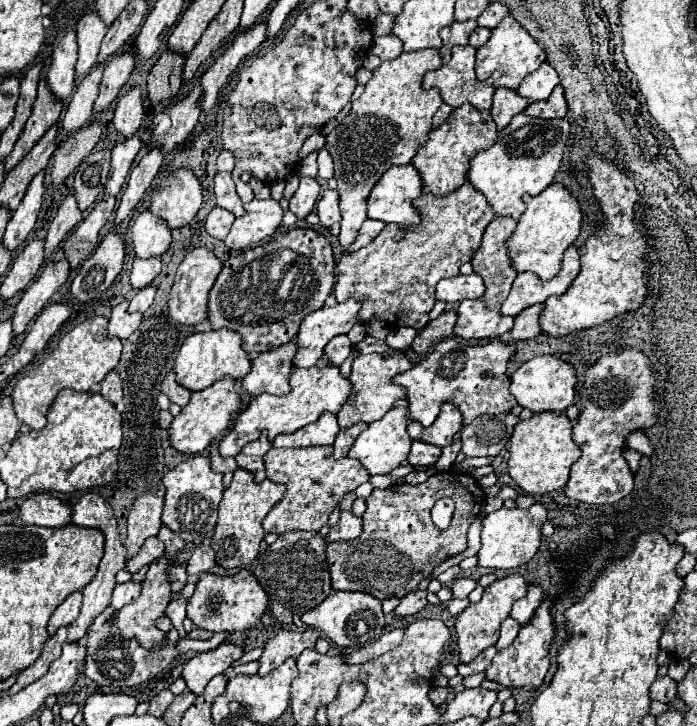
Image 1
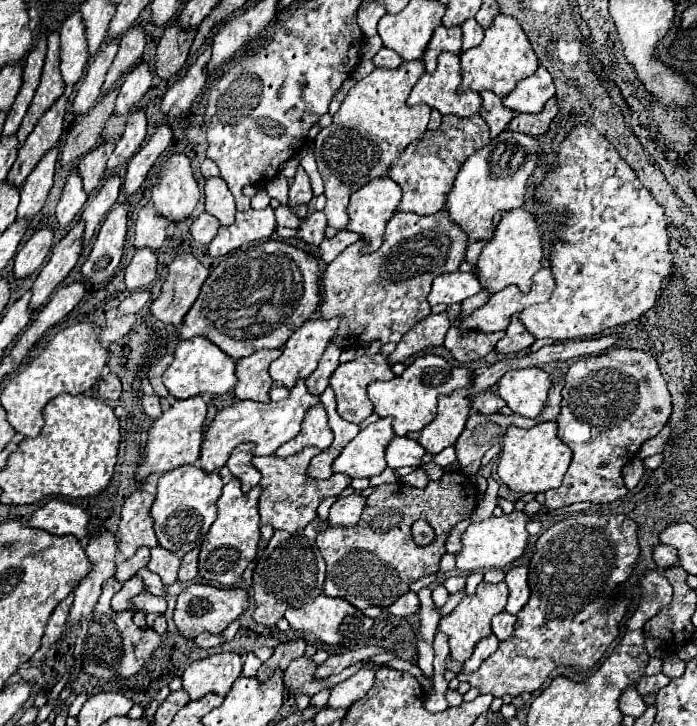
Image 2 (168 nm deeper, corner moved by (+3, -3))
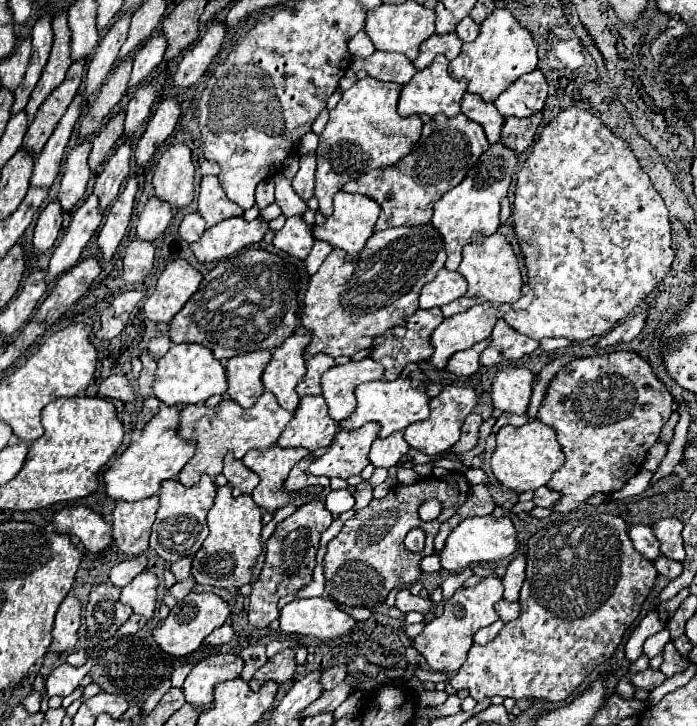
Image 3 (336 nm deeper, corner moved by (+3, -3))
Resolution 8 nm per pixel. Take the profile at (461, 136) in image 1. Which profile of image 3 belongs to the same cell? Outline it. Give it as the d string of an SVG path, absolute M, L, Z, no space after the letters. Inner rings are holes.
M457 114L455 118L435 116L431 124L423 126L421 140L407 156L403 156L393 166L373 170L361 176L359 180L345 184L343 190L369 196L381 204L381 216L377 220L375 230L385 230L401 224L427 224L433 216L433 204L467 176L467 172L473 168L473 164L487 148L489 142L481 124L467 120L467 116L463 114Z

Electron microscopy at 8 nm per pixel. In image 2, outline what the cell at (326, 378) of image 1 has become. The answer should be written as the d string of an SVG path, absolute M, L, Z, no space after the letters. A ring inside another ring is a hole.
M299 380L297 386L292 389L273 385L269 390L269 404L251 402L251 400L235 400L233 404L217 410L215 420L209 424L209 428L203 432L203 444L201 444L201 456L199 466L211 474L225 466L231 450L241 442L253 442L253 456L269 456L275 454L275 450L289 442L293 436L297 436L301 422L305 418L305 412L319 402L319 396L313 396L305 388L305 380Z

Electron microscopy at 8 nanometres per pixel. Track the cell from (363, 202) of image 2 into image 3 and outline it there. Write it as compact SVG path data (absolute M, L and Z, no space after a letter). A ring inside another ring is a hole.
M337 192L333 196L333 206L335 206L333 216L329 216L323 226L315 226L315 230L313 230L315 238L329 242L333 248L345 250L349 260L353 260L363 250L367 238L375 232L375 222L381 214L381 206L375 200L371 200L369 196L349 194L349 192Z

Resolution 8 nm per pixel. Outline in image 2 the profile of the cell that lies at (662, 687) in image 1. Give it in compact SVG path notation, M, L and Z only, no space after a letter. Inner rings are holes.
M655 674L655 676L643 676L637 684L637 692L639 694L647 694L647 692L657 692L661 690L665 684L669 682L669 678L665 674Z

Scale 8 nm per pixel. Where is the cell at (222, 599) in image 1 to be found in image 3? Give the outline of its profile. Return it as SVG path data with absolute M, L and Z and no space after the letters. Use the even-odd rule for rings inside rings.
M191 592L171 608L169 616L161 622L159 628L155 628L153 636L163 652L173 656L185 656L195 652L215 628L223 626L229 620L229 616L231 616L231 606L215 592Z

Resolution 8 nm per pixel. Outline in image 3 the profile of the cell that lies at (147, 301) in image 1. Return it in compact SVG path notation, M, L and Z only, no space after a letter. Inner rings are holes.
M129 290L129 292L119 294L119 296L113 300L113 308L115 308L117 314L131 312L143 298L145 298L145 292L143 292L143 290Z

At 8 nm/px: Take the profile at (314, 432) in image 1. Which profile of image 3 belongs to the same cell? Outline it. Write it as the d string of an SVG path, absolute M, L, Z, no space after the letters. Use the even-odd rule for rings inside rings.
M305 396L301 398L295 418L287 424L285 434L279 436L277 446L281 448L327 448L335 436L335 422L327 414L327 404L323 396Z

